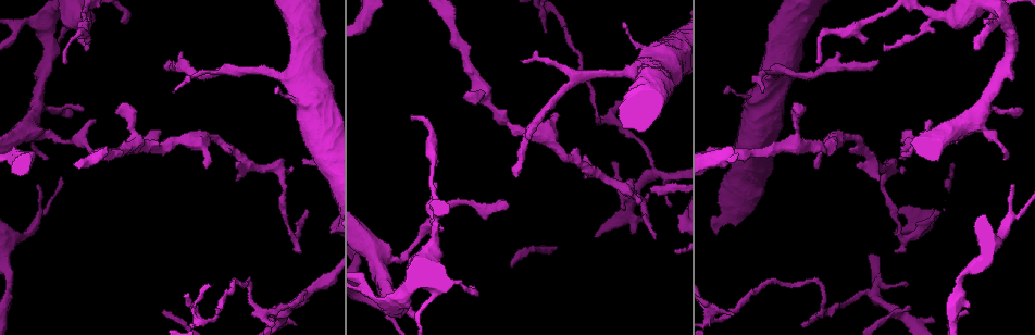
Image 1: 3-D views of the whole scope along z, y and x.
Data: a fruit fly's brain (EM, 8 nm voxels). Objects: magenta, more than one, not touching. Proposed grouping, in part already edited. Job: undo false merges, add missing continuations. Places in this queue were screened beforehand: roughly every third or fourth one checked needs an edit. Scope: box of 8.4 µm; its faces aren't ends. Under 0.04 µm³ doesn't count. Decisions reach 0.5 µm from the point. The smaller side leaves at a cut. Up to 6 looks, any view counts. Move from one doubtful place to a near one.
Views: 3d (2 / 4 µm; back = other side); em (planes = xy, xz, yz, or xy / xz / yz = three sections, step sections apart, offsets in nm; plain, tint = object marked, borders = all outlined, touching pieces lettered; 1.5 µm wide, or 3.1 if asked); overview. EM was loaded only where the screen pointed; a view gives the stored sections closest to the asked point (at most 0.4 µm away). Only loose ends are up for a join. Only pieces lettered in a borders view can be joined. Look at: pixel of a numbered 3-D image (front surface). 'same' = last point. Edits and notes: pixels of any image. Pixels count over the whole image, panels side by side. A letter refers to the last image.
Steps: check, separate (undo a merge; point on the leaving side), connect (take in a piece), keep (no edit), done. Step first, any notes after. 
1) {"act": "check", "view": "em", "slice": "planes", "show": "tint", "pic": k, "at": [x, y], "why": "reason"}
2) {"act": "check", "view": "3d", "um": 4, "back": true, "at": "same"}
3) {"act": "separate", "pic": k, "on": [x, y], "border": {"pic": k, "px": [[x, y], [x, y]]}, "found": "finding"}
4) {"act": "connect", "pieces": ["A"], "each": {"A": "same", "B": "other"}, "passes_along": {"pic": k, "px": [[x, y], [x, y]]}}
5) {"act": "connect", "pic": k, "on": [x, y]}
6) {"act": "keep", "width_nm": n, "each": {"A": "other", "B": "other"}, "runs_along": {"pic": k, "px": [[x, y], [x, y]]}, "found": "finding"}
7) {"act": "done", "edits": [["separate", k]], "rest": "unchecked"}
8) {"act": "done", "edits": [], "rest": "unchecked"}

{"act": "check", "view": "em", "slice": "planes", "show": "borders", "pic": 1, "at": [871, 296], "why": "three arms meet"}

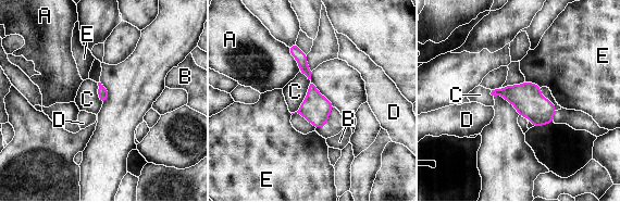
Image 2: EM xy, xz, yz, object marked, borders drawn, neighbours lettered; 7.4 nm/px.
{"act": "keep", "each": {"A": "other", "B": "other", "C": "other", "D": "other", "E": "other"}, "border": {"pic": 2, "px": [[300, 72], [309, 89], [292, 113]]}, "found": "one cell here"}

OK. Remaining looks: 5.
{"act": "check", "view": "3d", "um": 4, "back": true, "pic": 1, "at": [435, 184]}

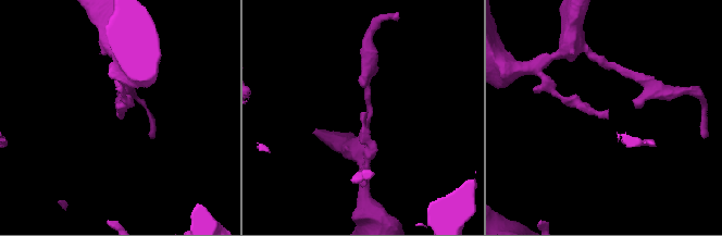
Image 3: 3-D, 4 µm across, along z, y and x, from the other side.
{"act": "check", "view": "em", "slice": "planes", "show": "tint", "pic": 3, "at": [123, 116]}

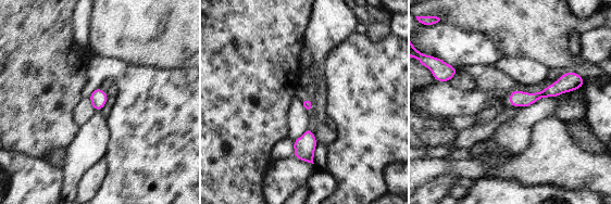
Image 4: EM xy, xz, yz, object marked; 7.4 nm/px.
{"act": "check", "view": "em", "slice": "planes", "show": "borders", "at": "same"}

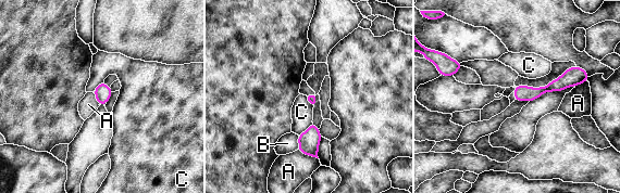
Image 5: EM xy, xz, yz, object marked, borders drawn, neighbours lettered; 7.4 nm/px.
{"act": "keep", "each": {"A": "other", "B": "other", "C": "other"}, "runs_along": {"pic": 5, "px": [[578, 75], [559, 85], [517, 97]]}, "found": "none of them fits"}

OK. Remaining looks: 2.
{"act": "done", "edits": [], "rest": "unchecked"}

